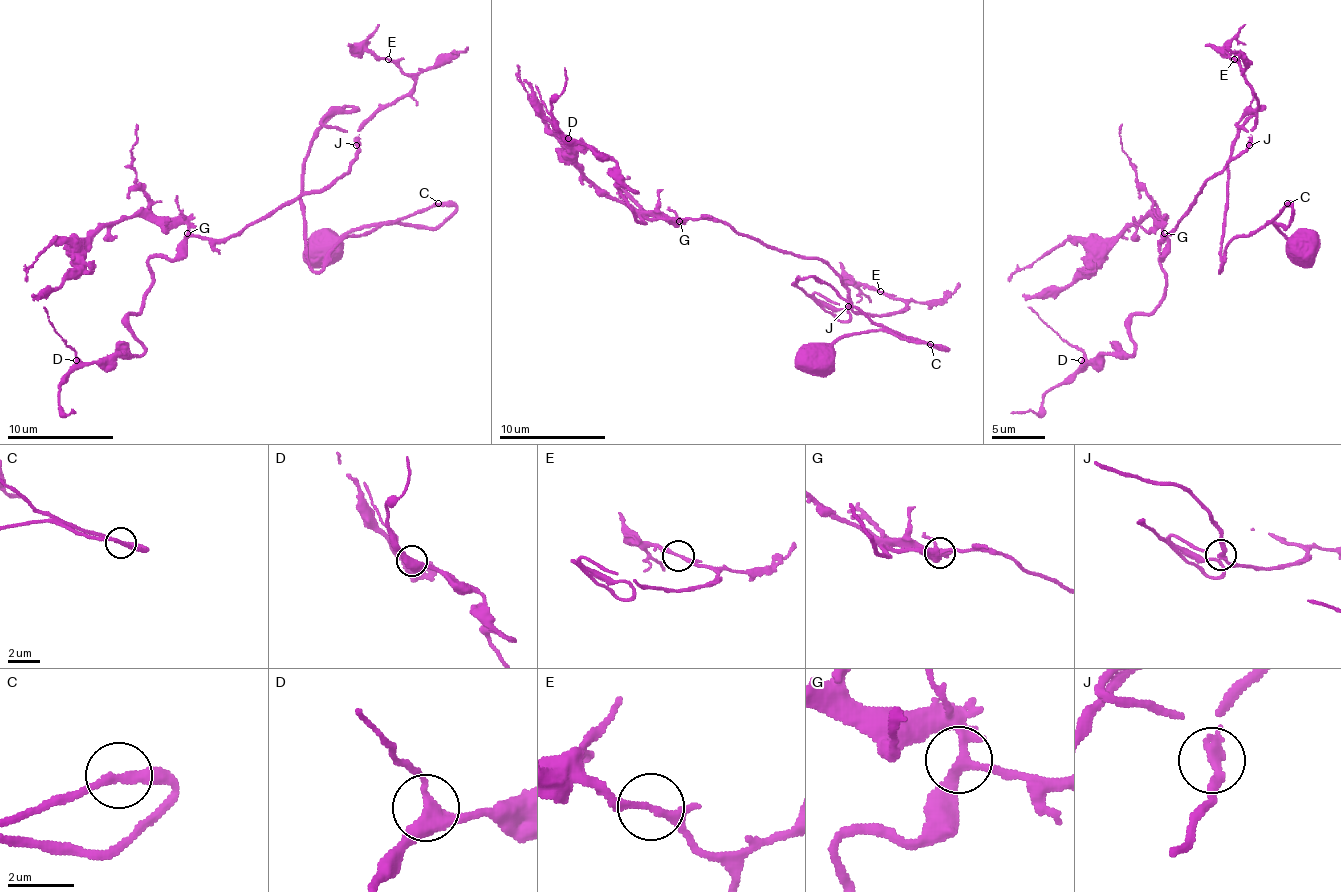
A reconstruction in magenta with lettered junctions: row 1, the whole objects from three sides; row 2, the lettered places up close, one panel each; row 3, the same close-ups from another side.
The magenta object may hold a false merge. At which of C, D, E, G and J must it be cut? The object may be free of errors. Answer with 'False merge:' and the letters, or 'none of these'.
False merge: none of these

